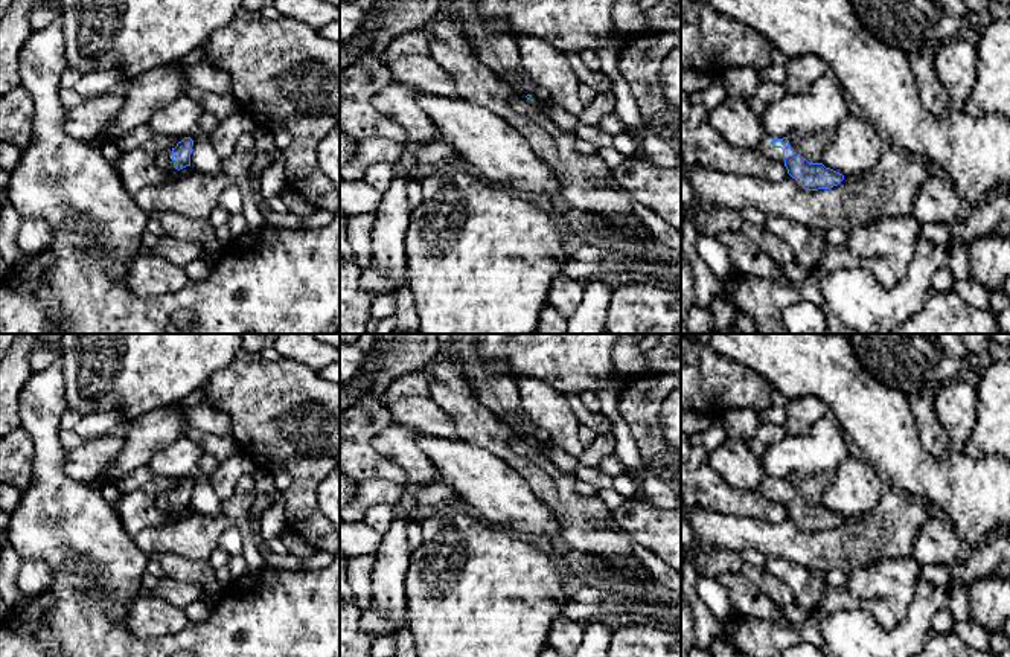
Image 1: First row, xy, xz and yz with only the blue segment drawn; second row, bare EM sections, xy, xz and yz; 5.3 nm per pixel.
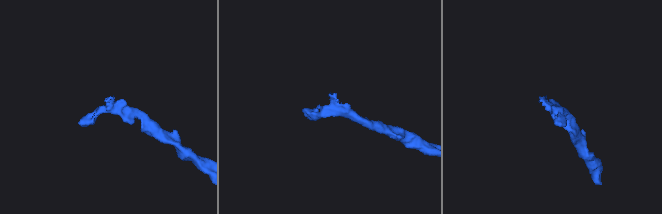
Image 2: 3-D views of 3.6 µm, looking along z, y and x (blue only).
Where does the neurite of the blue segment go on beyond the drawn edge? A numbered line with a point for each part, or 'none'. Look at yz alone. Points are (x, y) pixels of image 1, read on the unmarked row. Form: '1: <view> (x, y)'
1: yz (765, 490)

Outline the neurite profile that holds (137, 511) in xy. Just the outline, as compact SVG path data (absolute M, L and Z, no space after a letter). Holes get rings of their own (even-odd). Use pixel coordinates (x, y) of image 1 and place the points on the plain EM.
M140 491L122 494L116 505L116 511L125 530L131 537L136 537L148 527L181 521L193 512L192 508L186 508L180 512L163 514L157 508L155 498Z

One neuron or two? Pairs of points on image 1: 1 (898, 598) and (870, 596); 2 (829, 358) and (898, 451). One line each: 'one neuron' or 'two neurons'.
1: one neuron
2: one neuron

